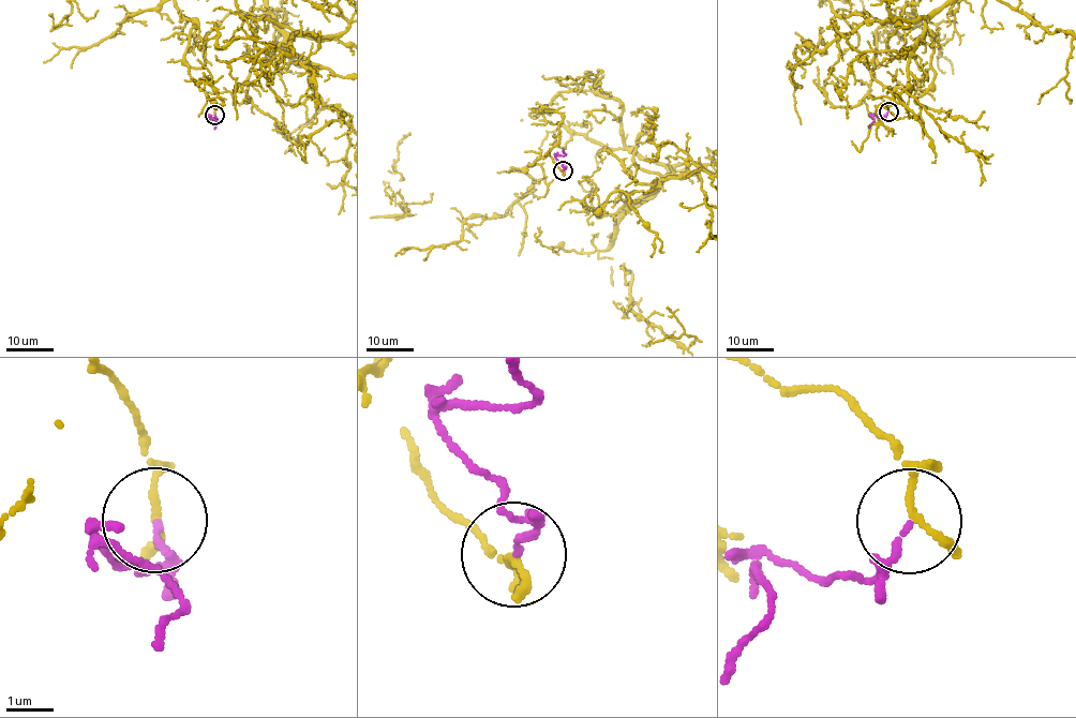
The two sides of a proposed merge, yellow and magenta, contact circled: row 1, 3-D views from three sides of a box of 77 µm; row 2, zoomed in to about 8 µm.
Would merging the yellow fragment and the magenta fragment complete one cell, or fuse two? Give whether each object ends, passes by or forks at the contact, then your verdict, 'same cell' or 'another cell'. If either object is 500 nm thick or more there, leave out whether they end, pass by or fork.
yellow forks; magenta ends; another cell

